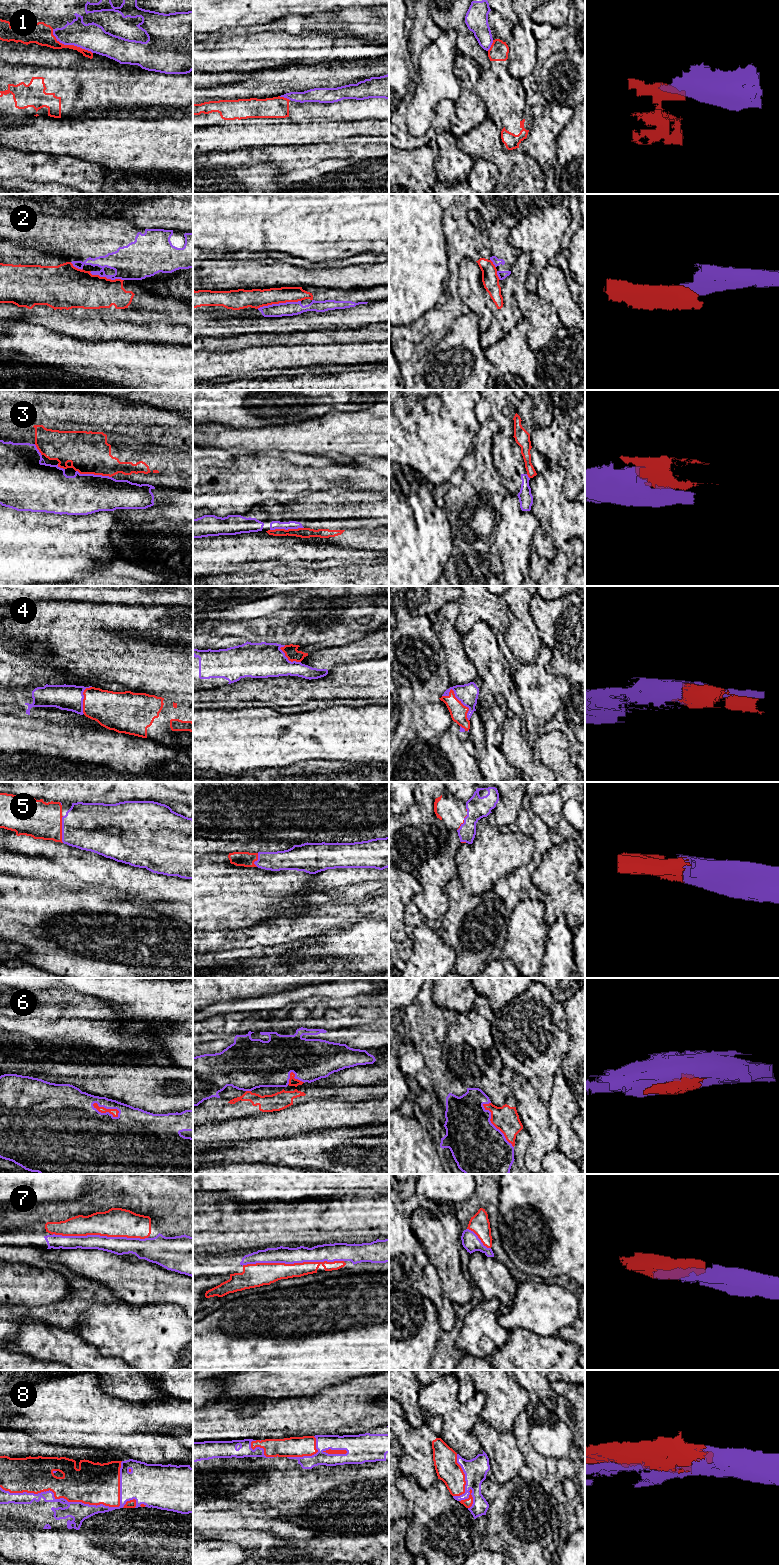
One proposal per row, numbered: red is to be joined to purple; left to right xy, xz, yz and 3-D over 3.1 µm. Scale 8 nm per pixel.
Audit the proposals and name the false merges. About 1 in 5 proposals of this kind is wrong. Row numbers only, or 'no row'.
1, 2, 3

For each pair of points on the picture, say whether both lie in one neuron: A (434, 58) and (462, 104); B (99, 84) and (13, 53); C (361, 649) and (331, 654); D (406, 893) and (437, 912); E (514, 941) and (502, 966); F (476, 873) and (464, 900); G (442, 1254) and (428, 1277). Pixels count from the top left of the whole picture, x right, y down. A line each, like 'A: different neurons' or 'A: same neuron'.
A: different neurons
B: different neurons
C: same neuron
D: different neurons
E: different neurons
F: different neurons
G: different neurons

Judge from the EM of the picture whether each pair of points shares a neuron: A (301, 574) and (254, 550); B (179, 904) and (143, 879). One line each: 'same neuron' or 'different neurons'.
A: different neurons
B: same neuron

